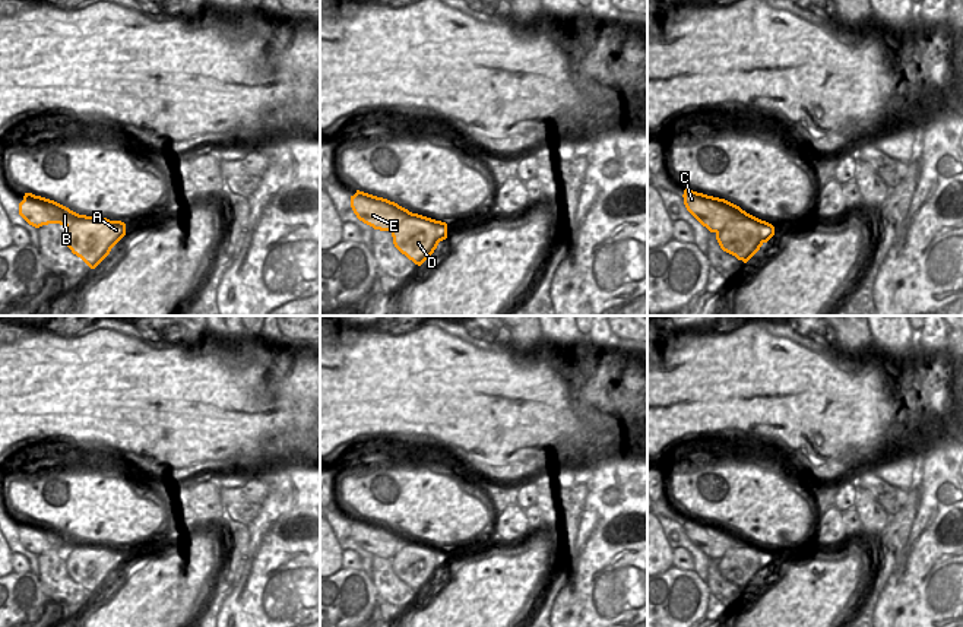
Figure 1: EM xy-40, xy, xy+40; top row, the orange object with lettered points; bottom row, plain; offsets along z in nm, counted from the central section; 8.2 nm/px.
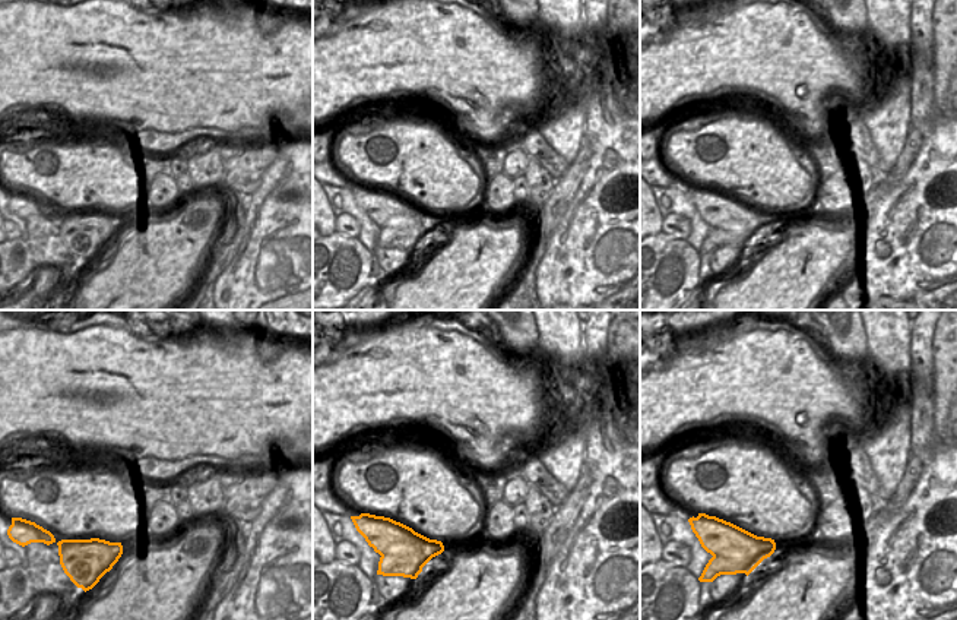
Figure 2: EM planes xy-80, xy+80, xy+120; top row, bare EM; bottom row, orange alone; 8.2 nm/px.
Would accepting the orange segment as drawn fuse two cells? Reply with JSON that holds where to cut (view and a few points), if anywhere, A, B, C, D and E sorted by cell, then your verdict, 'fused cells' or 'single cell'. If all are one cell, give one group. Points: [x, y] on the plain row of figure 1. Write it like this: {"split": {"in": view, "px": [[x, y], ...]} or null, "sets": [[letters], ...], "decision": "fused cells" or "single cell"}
{"split": {"in": "xy+40", "px": [[760, 547], [757, 550], [732, 547], [716, 561]]}, "sets": [["A", "D"], ["B", "C", "E"]], "decision": "fused cells"}

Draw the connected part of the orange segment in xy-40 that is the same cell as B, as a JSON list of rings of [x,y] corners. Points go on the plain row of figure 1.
[[[25,520],[19,531],[19,542],[29,552],[39,555],[48,551],[72,552],[77,541],[54,528]]]

